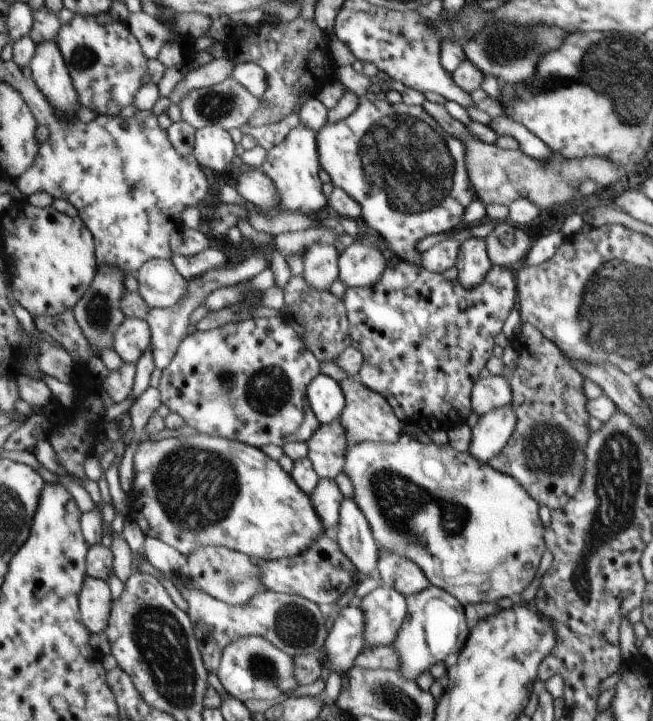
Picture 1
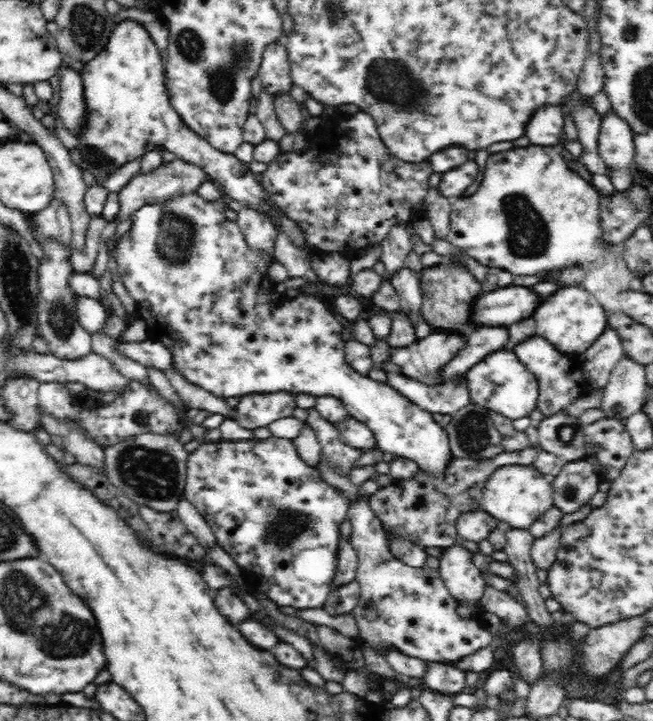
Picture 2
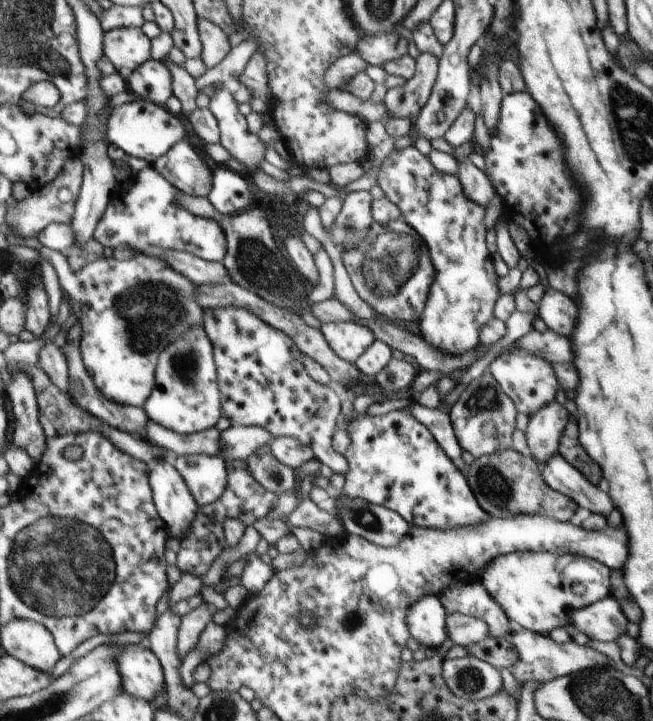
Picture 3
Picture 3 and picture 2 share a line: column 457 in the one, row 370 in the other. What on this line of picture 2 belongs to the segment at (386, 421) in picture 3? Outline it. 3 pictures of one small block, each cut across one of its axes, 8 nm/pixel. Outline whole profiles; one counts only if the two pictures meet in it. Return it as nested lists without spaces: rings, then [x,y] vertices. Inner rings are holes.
[[[512,348],[492,351],[487,357],[480,359],[472,365],[470,370],[463,374],[465,388],[469,390],[469,402],[483,406],[516,420],[529,414],[536,408],[538,398],[538,385],[536,377],[528,371],[522,361],[516,356]]]

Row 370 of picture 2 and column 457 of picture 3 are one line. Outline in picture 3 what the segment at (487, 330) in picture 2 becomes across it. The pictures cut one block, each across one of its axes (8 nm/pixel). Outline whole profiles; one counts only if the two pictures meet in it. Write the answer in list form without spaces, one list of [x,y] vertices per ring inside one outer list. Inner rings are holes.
[[[412,401],[406,410],[418,419],[420,424],[427,425],[431,429],[435,439],[444,448],[453,463],[465,473],[469,466],[461,459],[463,448],[458,444],[449,414],[440,408],[426,408],[416,401]]]

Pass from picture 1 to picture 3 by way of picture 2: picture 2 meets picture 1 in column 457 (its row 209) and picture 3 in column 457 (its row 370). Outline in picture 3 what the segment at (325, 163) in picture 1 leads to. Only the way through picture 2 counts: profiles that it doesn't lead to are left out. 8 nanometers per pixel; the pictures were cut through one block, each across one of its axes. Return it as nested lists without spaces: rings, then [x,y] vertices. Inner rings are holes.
[[[414,145],[403,149],[394,149],[382,161],[378,174],[378,185],[393,203],[403,212],[404,220],[425,240],[429,255],[436,269],[436,276],[429,290],[429,297],[419,318],[422,338],[432,348],[448,355],[463,355],[476,349],[480,344],[480,331],[492,318],[492,308],[500,296],[497,285],[498,276],[490,258],[489,246],[486,246],[486,228],[484,228],[485,208],[472,202],[466,195],[462,182],[457,176],[438,172],[430,159],[424,156]]]

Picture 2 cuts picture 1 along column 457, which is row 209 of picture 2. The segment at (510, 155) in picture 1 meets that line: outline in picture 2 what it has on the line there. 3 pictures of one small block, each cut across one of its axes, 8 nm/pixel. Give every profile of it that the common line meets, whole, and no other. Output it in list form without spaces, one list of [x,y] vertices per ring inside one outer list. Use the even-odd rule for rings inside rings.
[[[182,159],[164,162],[150,173],[144,174],[140,170],[128,181],[126,186],[121,186],[118,189],[120,210],[115,216],[115,220],[119,223],[122,220],[130,219],[133,213],[145,204],[153,205],[164,202],[165,199],[172,199],[175,195],[184,195],[185,192],[190,191],[196,192],[197,188],[206,180],[209,180],[209,176],[200,167]]]

